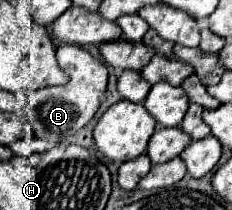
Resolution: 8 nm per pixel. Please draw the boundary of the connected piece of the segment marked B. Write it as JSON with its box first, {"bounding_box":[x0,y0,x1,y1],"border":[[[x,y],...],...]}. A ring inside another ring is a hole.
{"bounding_box":[24,45,108,143],"border":[[[62,45],[56,53],[60,69],[64,69],[70,75],[70,81],[64,87],[44,87],[38,91],[32,91],[28,95],[28,101],[24,105],[24,115],[30,121],[34,135],[38,139],[46,139],[52,143],[62,141],[64,137],[74,135],[78,129],[82,129],[98,111],[106,83],[108,83],[108,69],[104,63],[94,59],[88,51],[84,51],[78,45]]]}

